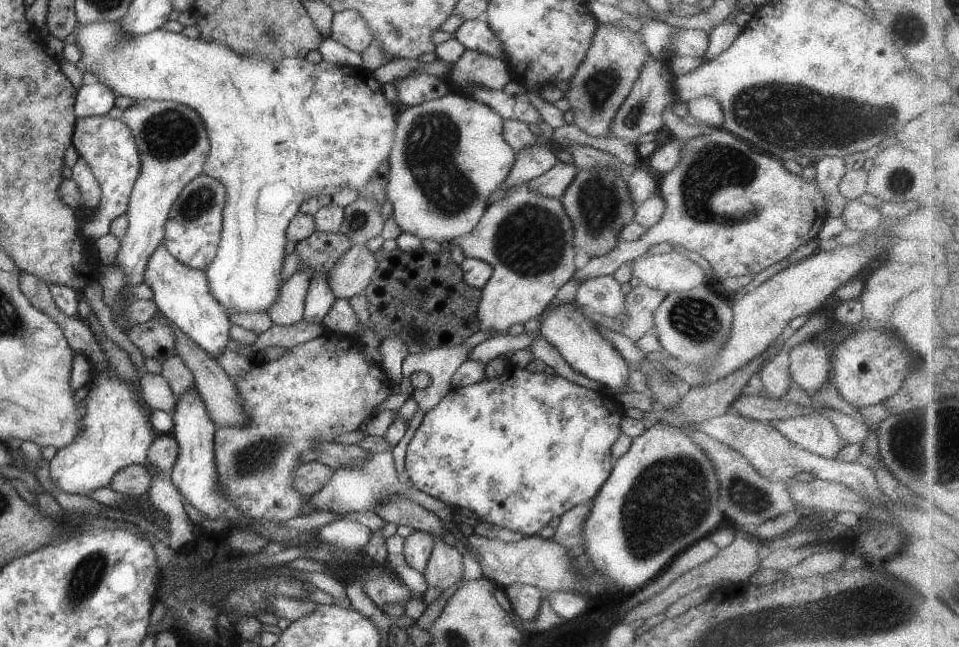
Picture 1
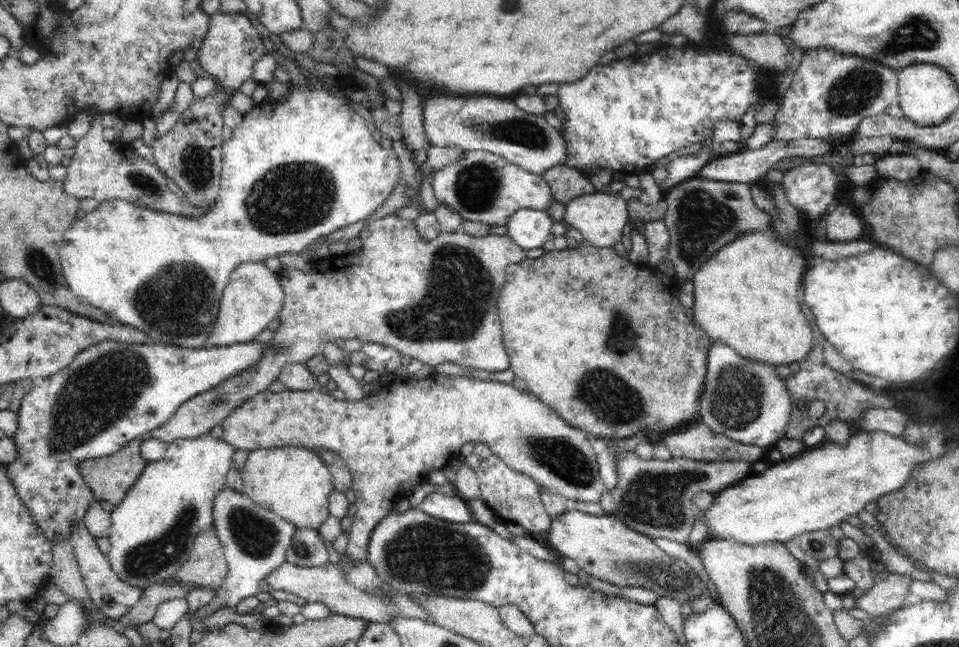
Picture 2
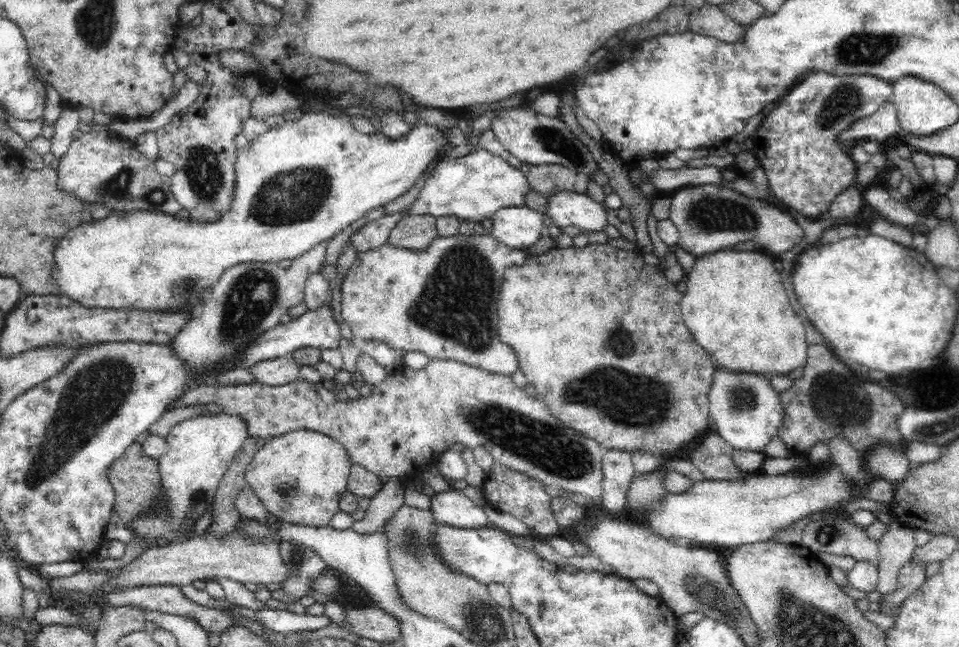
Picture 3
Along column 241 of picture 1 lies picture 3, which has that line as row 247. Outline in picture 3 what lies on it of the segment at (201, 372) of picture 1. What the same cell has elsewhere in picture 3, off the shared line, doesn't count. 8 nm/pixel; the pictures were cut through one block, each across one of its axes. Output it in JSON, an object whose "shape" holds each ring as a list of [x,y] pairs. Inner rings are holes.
{"shape":[[[430,214],[411,215],[398,222],[388,239],[408,249],[425,249],[437,237],[437,218]]]}

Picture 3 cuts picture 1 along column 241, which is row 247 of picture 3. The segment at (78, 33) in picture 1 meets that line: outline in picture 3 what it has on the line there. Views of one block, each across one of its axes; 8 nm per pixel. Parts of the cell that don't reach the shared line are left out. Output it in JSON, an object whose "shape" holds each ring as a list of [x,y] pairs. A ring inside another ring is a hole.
{"shape":[[[310,111],[304,113],[301,117],[284,120],[280,124],[274,124],[273,128],[266,129],[261,135],[250,139],[250,142],[242,149],[235,150],[234,161],[234,188],[231,194],[230,206],[226,214],[222,214],[218,220],[200,221],[200,220],[180,220],[174,215],[163,212],[139,211],[139,210],[117,210],[112,211],[110,216],[104,220],[94,219],[88,223],[82,223],[78,227],[71,228],[60,244],[56,246],[54,252],[54,261],[56,266],[52,270],[52,277],[56,279],[61,294],[70,297],[72,300],[80,303],[82,306],[90,308],[108,308],[110,310],[141,310],[142,312],[159,312],[160,314],[178,314],[178,312],[187,312],[189,320],[196,318],[201,312],[206,296],[212,294],[213,287],[220,280],[225,270],[232,268],[244,262],[274,262],[279,260],[294,260],[306,254],[313,246],[322,241],[328,241],[335,233],[344,230],[356,220],[363,218],[370,210],[378,206],[386,206],[390,200],[402,196],[409,188],[414,186],[418,177],[423,174],[428,163],[434,158],[438,158],[442,153],[441,144],[447,144],[440,135],[440,130],[446,128],[434,128],[425,124],[415,125],[401,139],[392,140],[384,136],[381,132],[372,134],[360,133],[354,127],[352,119],[346,115],[332,115],[332,113],[320,113]]]}

